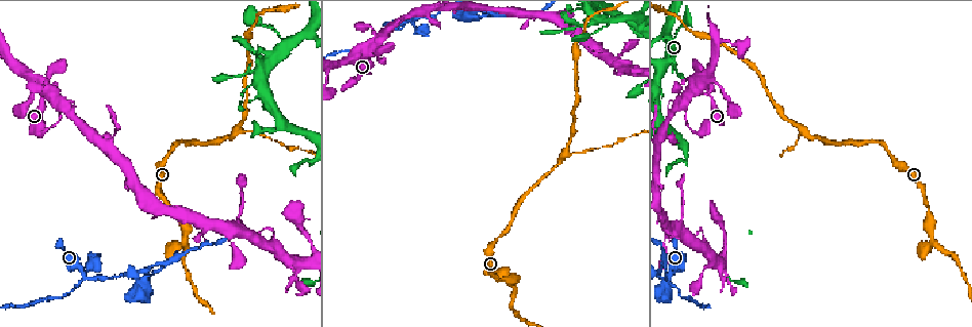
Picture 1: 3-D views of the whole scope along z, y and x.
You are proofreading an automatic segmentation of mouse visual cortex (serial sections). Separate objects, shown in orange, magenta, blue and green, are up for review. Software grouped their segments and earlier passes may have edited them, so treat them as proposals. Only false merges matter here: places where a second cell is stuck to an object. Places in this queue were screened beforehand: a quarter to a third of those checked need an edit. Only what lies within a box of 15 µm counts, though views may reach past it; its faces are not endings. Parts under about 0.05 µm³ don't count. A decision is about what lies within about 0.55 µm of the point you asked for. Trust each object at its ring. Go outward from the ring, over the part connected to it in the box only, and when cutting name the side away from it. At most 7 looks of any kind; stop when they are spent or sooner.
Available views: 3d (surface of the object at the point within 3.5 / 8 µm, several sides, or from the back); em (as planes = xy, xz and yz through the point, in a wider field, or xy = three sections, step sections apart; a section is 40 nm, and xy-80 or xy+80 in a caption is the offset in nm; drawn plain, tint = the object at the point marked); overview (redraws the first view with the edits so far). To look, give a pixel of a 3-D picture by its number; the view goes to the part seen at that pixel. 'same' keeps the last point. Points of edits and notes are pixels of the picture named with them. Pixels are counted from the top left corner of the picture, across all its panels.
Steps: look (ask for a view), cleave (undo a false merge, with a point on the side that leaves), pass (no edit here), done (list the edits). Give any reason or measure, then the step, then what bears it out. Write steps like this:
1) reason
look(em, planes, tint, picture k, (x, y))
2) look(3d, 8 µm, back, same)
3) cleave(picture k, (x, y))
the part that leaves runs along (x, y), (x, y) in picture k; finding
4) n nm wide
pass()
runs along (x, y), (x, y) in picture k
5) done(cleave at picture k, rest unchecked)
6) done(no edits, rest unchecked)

abrupt turn
look(3d, 8 µm, picture 1, (86, 269))

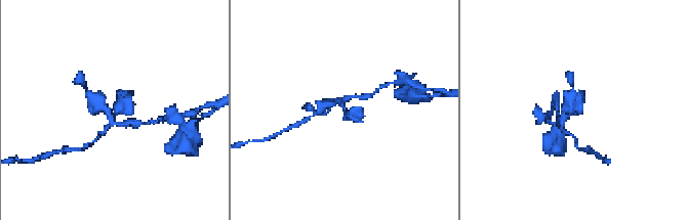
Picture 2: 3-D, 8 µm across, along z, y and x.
now the EM
look(em, xy, step 3, tint, picture 2, (344, 110))

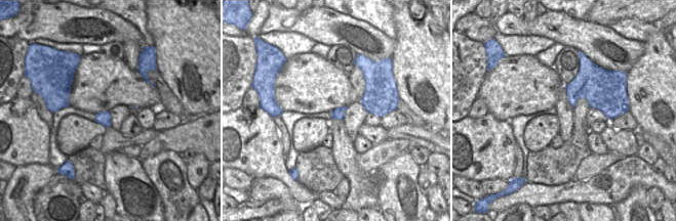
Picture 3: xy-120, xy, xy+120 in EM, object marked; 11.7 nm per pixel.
pass()
runs along (98, 104), (115, 116), (128, 95) in picture 2; one cell here

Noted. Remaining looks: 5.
a fork
look(3d, 3.5 µm, picture 1, (490, 14))

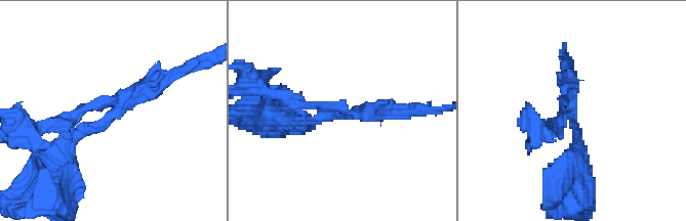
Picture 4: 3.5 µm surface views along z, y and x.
arms of 150, 200, 200 nm
pass()
runs along (557, 122), (568, 99), (578, 137) in picture 4; all the same cell

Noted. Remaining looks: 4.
arms part here
look(3d, 3.5 µm, picture 1, (804, 131))

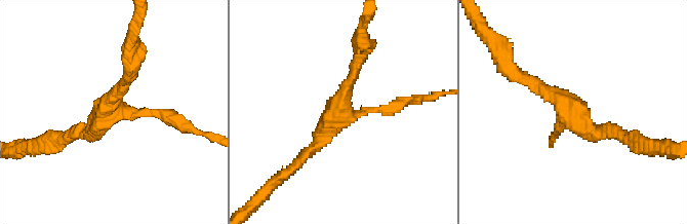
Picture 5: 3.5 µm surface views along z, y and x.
shape alone is not enough
look(em, xy, step 5, tint, picture 5, (573, 114))

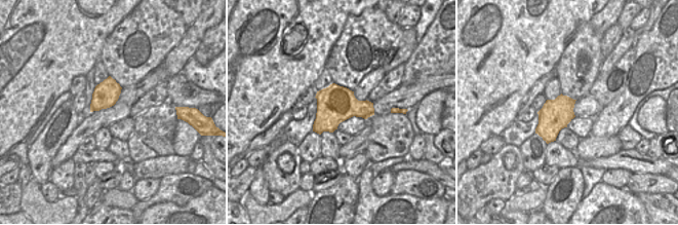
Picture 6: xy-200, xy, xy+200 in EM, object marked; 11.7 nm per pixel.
3 arms
pass()
runs along (296, 163), (337, 116), (356, 64) in picture 5; continuous, no second cell

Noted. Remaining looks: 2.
done(no edits, rest unchecked)

